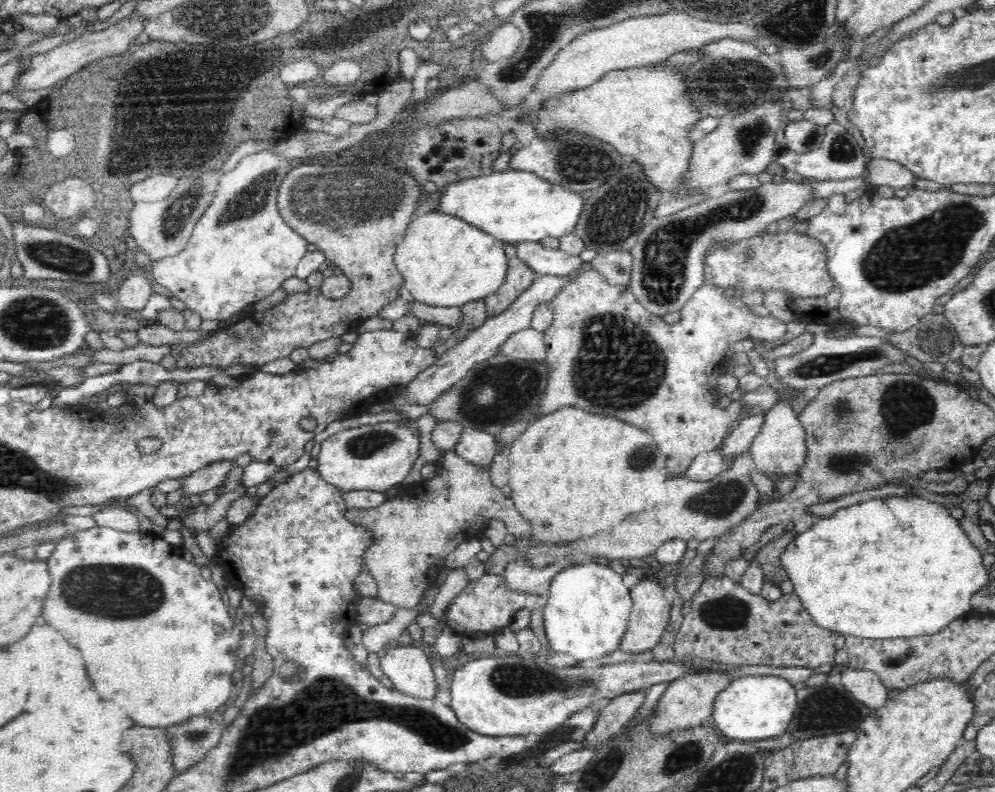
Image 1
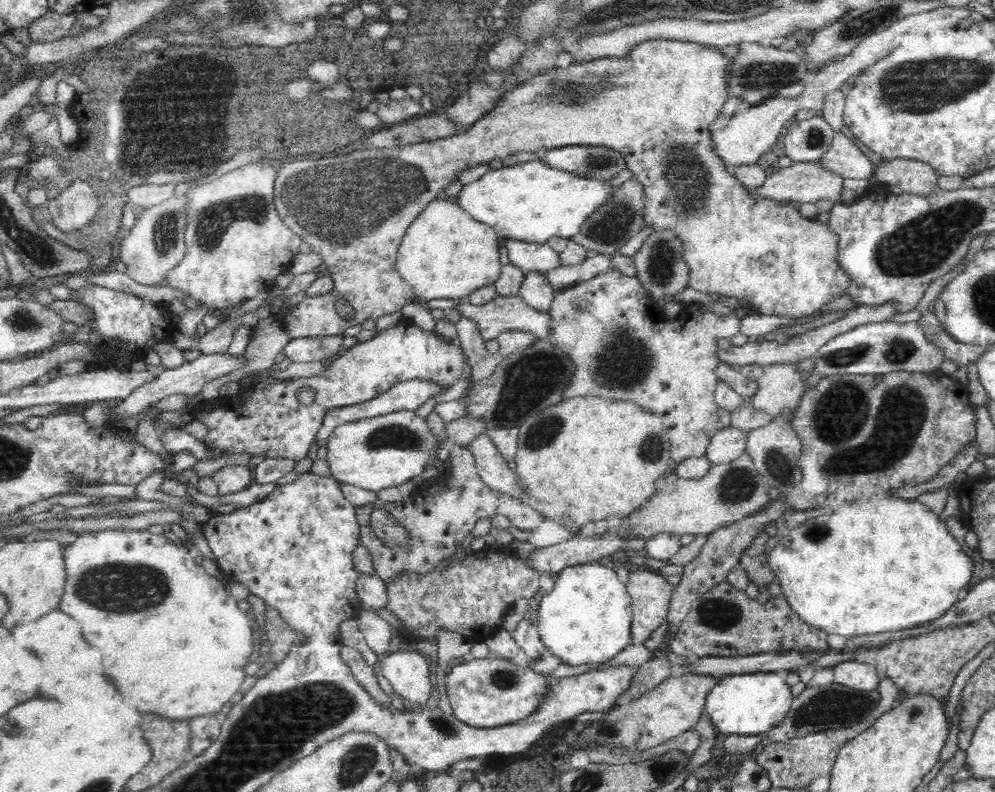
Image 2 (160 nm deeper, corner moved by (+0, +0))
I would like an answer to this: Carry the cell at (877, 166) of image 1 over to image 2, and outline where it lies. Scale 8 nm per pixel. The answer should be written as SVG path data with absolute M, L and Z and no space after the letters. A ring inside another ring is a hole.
M908 158L884 160L875 168L873 176L878 183L895 184L903 192L912 194L932 194L939 189L940 176L932 170L932 166Z

